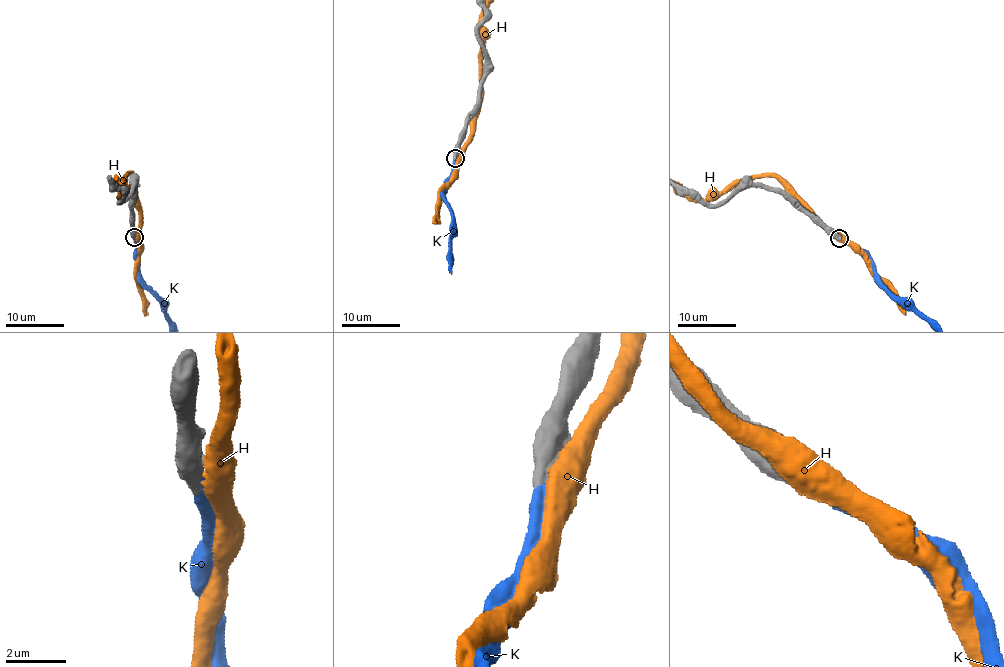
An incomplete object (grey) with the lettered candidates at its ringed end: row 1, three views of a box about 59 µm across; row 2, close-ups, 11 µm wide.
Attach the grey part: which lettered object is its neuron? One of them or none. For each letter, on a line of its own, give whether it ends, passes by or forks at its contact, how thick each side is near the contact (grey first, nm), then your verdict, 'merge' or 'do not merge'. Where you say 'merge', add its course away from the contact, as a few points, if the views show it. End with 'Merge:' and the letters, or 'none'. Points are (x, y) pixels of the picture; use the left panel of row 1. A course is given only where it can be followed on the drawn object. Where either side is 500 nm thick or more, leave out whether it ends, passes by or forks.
H: 800/800 nm | do not merge
K: 650/550 nm | merge
Merge: K

